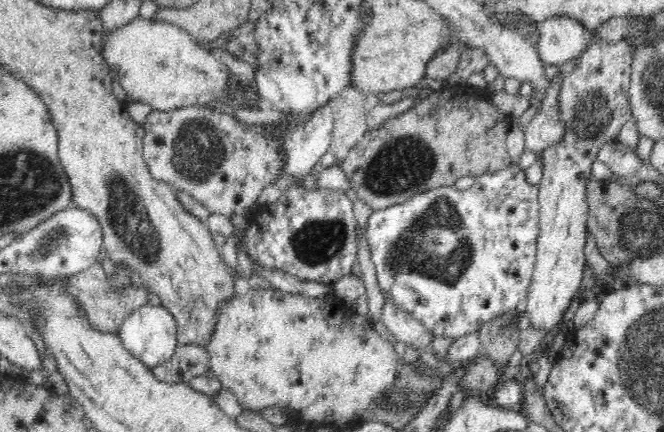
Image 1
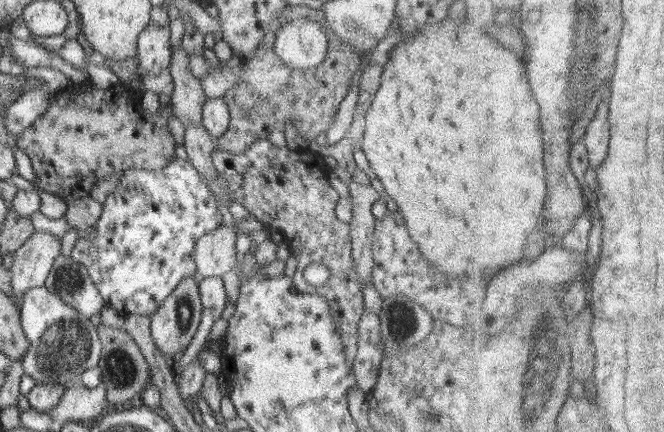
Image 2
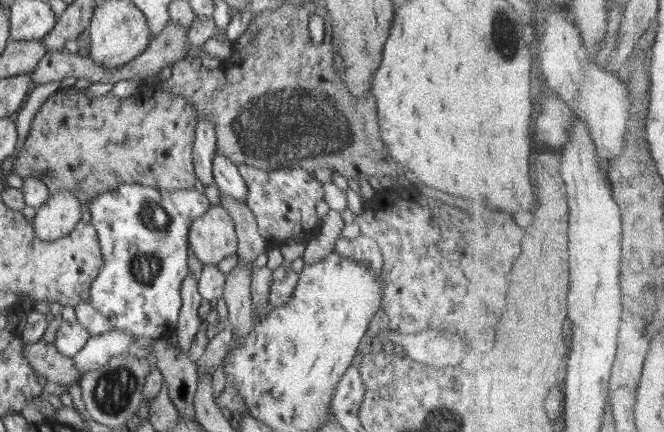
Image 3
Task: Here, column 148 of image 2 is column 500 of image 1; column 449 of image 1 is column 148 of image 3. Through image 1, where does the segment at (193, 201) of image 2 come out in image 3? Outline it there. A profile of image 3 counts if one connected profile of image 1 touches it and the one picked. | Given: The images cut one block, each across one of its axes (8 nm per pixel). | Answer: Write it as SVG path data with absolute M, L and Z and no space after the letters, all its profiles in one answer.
M132 183L96 195L85 208L90 210L90 223L96 230L103 259L102 269L91 285L91 306L108 318L113 329L151 339L166 336L177 325L181 285L189 273L189 226L210 208L206 195L195 188L170 191Z

